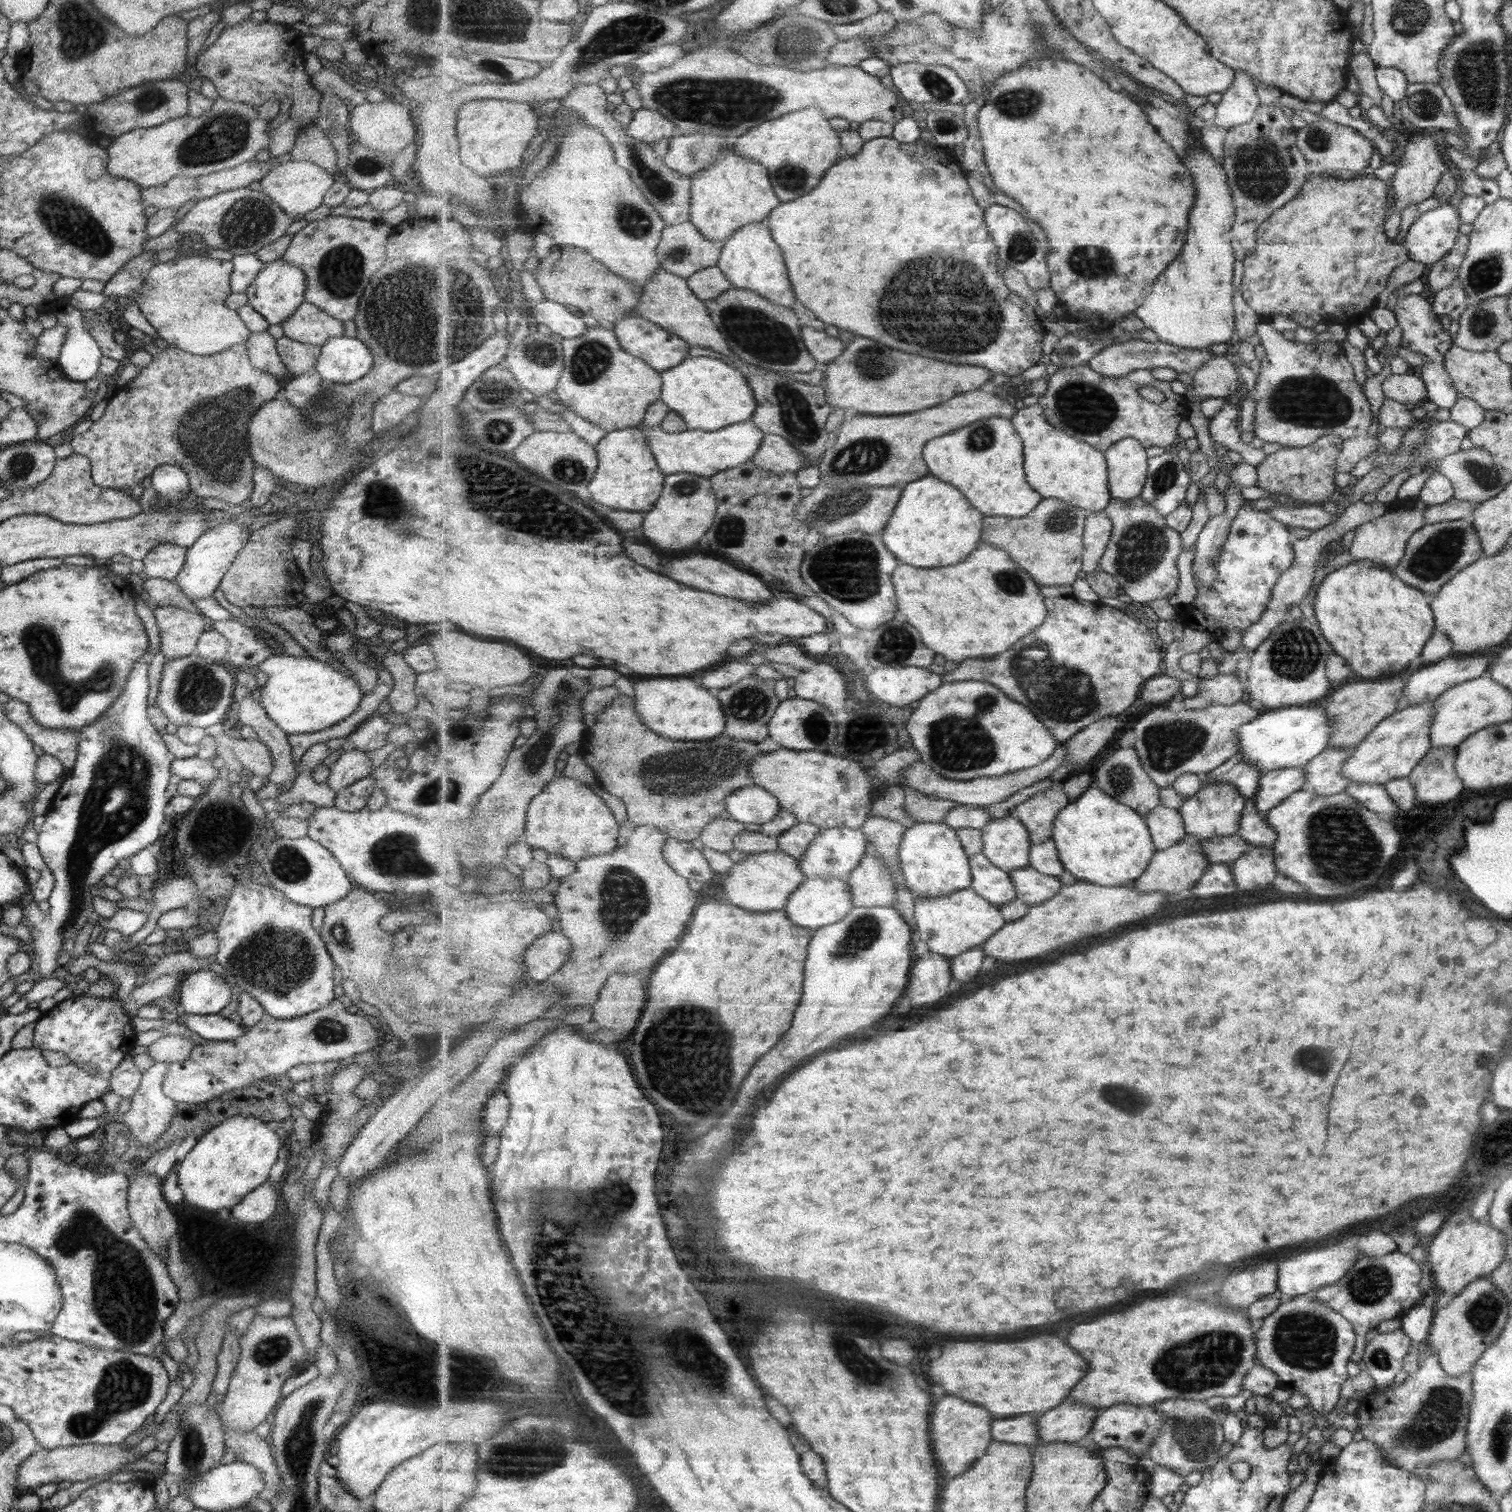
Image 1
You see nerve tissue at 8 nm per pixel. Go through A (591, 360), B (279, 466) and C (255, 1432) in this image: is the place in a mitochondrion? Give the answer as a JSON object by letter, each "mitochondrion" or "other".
{"A":"mitochondrion","B":"other","C":"other"}

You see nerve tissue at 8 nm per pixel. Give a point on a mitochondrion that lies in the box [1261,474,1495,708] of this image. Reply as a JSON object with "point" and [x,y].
{"point":[1438,554]}

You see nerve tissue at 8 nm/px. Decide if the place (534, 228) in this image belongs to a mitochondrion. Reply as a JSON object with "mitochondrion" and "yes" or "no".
{"mitochondrion":"no"}

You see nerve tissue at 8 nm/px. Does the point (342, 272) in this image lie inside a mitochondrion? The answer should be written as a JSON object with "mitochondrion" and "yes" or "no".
{"mitochondrion":"yes"}

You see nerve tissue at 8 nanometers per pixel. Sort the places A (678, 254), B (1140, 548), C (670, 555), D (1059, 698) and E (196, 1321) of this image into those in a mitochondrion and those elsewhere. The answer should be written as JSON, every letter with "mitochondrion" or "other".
{"A":"mitochondrion","B":"mitochondrion","C":"other","D":"mitochondrion","E":"other"}

